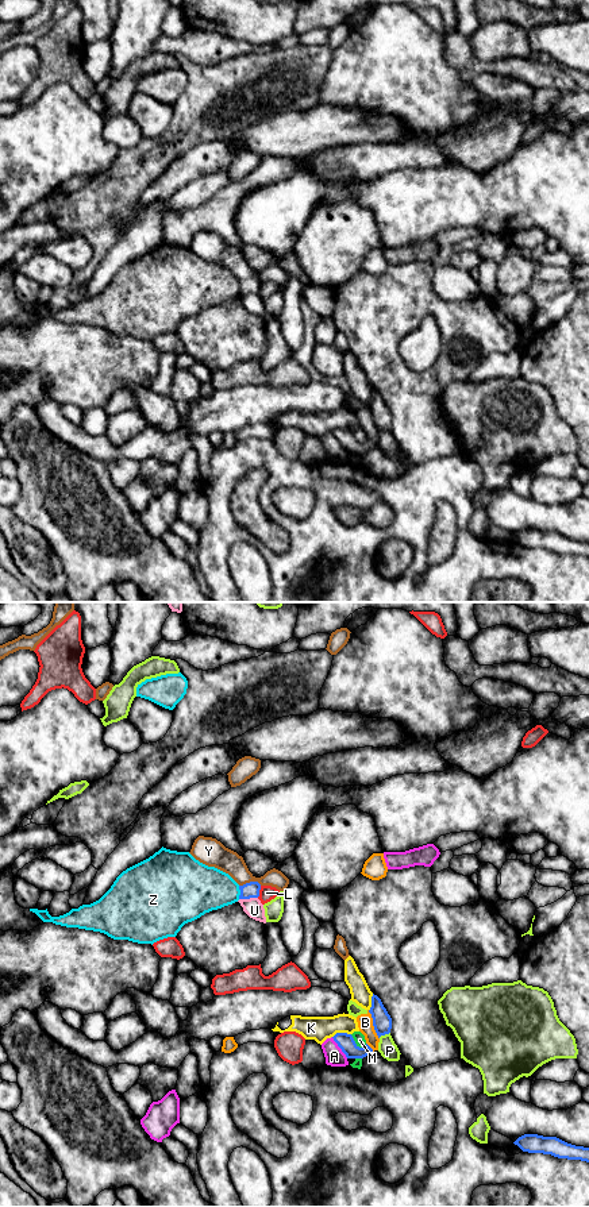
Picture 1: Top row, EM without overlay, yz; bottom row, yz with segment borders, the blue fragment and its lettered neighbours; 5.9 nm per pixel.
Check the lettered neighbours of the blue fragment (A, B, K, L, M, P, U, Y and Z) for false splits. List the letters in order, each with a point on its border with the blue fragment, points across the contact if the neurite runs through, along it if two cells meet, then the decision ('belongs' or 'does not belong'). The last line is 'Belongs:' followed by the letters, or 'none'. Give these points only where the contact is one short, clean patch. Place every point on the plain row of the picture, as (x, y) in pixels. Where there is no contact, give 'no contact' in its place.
A: yz (339, 442) | along yz (331, 432), (347, 452) | does not belong
B: yz (373, 420) | does not belong
K: yz (341, 428) | does not belong
L: yz (258, 286) | does not belong
M: yz (355, 439) | does not belong
P: yz (384, 430) | does not belong
U: yz (247, 293) | along yz (257, 292), (239, 294) | does not belong
Y: yz (250, 277) | does not belong
Z: yz (241, 288) | does not belong
Belongs: none

